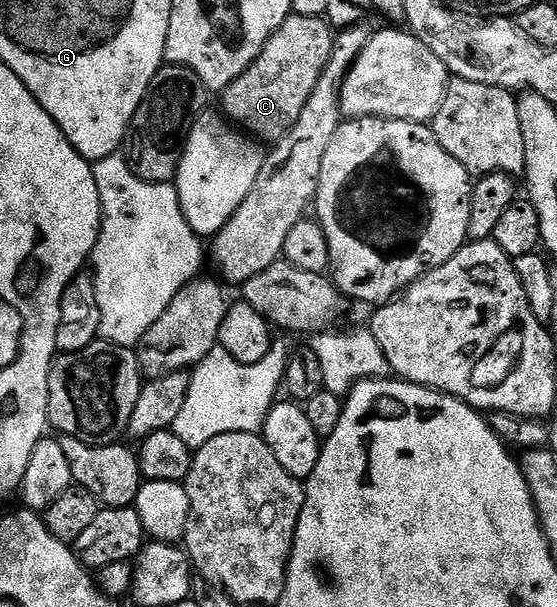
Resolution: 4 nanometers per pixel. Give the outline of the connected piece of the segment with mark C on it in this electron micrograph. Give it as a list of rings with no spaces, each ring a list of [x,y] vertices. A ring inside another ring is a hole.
[[[318,16],[288,17],[282,26],[262,46],[262,54],[222,93],[223,115],[240,132],[260,142],[279,142],[298,122],[310,93],[318,86],[326,62],[330,62],[330,50],[334,39],[333,29],[327,19]]]

